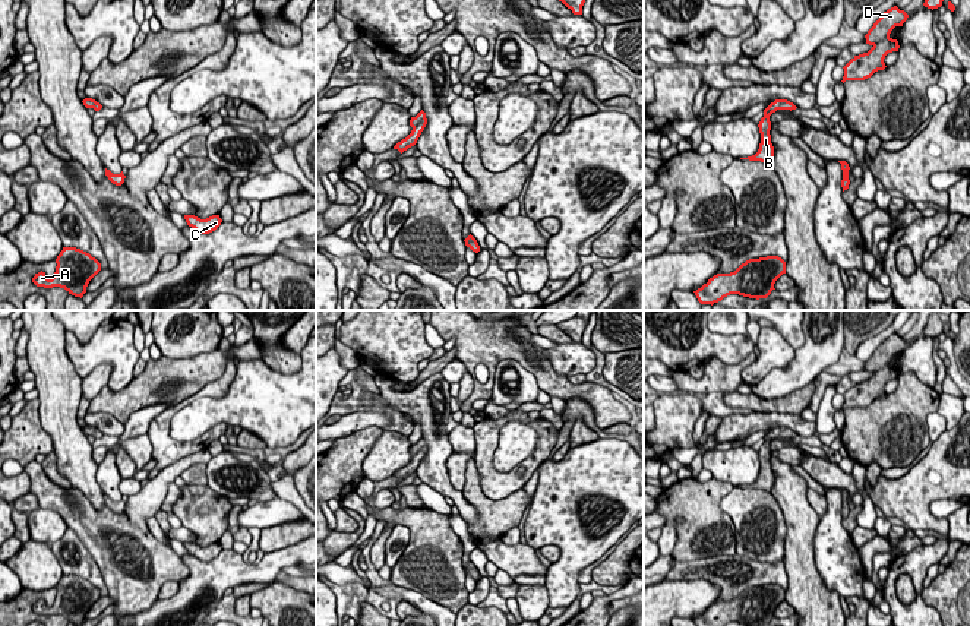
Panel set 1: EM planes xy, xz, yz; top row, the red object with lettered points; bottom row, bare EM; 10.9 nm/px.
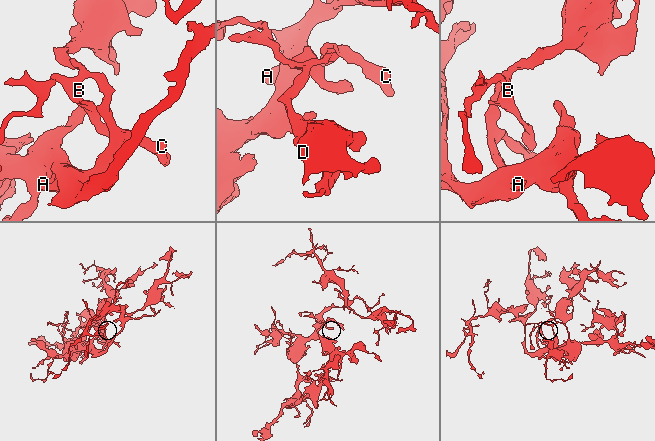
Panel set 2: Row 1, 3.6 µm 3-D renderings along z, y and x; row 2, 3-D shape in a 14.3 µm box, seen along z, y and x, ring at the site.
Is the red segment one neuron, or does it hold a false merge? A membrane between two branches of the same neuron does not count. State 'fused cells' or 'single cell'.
single cell

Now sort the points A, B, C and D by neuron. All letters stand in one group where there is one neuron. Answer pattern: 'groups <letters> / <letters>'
groups A B C D

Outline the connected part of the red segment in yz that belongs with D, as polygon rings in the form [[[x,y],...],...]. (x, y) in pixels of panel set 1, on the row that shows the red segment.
[[[897,6],[888,9],[873,23],[873,26],[865,35],[866,44],[872,48],[868,53],[854,56],[843,69],[843,83],[846,80],[865,80],[875,72],[884,70],[887,66],[884,59],[888,53],[898,51],[900,45],[897,39],[890,37],[895,26],[903,26],[909,15],[900,10]]]

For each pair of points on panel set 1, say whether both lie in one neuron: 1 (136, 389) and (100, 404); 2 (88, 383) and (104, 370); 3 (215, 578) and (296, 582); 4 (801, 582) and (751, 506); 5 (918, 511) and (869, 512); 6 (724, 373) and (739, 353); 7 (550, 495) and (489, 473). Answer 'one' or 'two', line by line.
1: one
2: one
3: two
4: two
5: two
6: two
7: two

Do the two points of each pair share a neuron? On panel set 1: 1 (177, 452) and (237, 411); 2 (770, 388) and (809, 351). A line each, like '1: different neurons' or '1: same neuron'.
1: different neurons
2: same neuron

